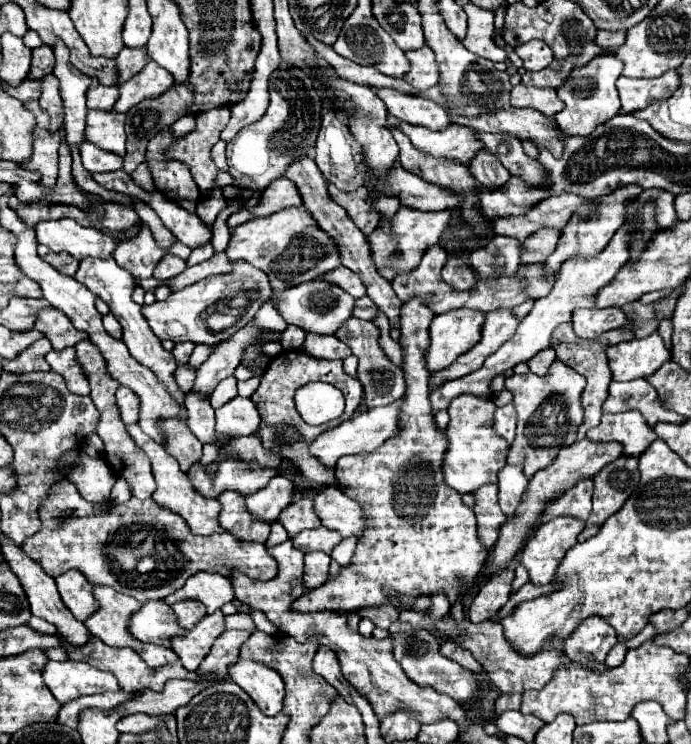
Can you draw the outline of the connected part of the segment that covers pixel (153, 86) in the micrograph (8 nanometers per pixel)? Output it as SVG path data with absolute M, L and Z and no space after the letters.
M149 59L147 67L139 75L135 75L129 81L119 85L121 95L113 109L119 113L127 113L139 101L157 97L157 95L165 93L169 87L173 87L173 75L169 75L169 71L165 71L163 67L159 67L157 63L153 63Z

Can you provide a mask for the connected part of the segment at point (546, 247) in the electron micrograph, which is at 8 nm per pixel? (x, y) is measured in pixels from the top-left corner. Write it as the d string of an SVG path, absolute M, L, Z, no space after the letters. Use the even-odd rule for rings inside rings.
M541 229L529 235L529 239L521 243L521 265L545 261L545 257L549 257L555 251L559 237L561 233L553 229Z

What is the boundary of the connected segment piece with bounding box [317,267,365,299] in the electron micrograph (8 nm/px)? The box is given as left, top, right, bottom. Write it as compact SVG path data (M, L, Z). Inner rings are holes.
M335 267L335 271L327 271L325 275L317 277L319 281L327 281L333 285L341 285L349 295L353 295L355 299L365 295L365 285L361 283L359 275L355 275L353 271L349 271L347 267Z

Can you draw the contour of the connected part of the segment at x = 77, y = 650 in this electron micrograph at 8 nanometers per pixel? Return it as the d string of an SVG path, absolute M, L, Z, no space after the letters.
M91 637L91 641L83 647L71 647L69 643L63 641L63 647L69 651L69 659L73 661L85 661L101 671L111 671L117 681L119 681L119 687L127 693L137 693L137 691L143 691L143 689L153 689L153 691L163 691L165 683L171 681L171 679L189 679L189 681L199 681L199 675L197 673L189 673L181 661L175 661L175 663L169 663L169 665L163 665L163 667L157 667L157 669L151 669L147 667L147 663L137 655L133 653L131 649L113 649L109 645L105 645L103 641Z

